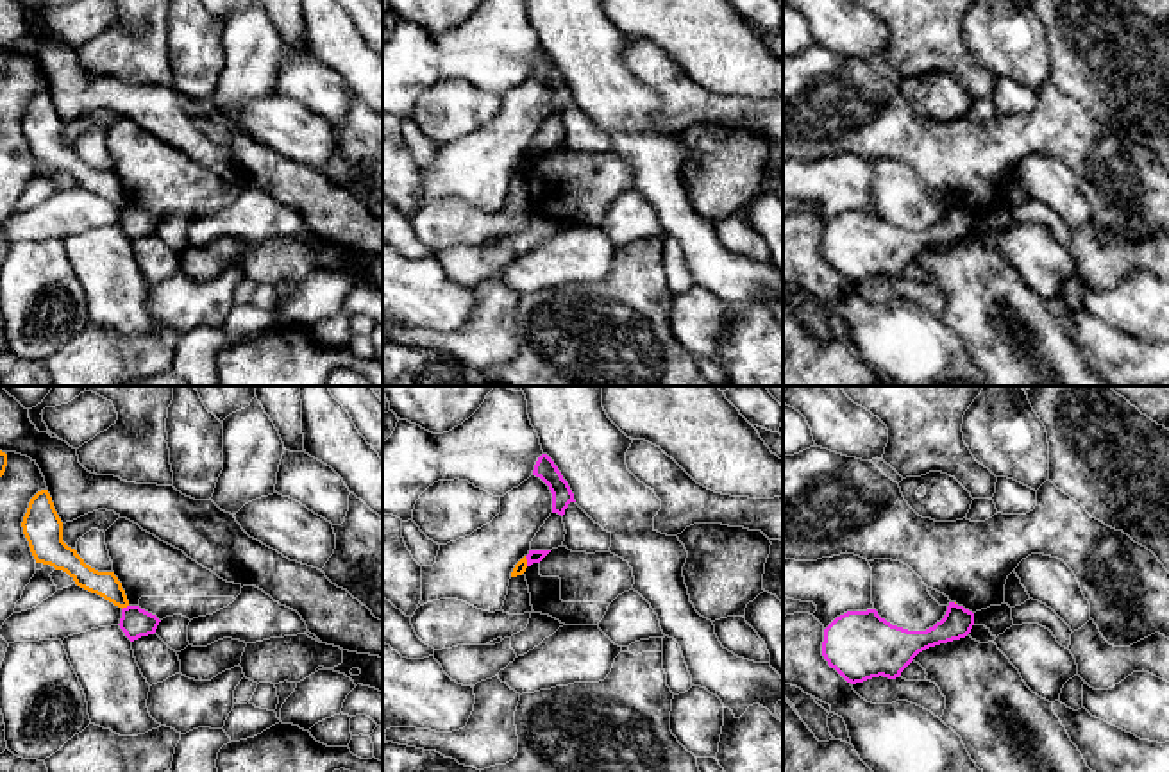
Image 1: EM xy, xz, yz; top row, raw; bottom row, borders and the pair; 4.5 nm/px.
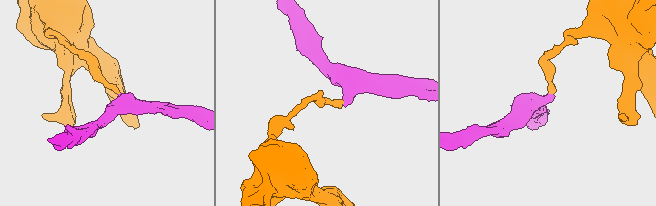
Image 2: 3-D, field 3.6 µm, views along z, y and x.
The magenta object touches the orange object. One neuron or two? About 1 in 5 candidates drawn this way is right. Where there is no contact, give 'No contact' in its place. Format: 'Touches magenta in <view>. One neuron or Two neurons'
Touches magenta in xz. Two neurons

